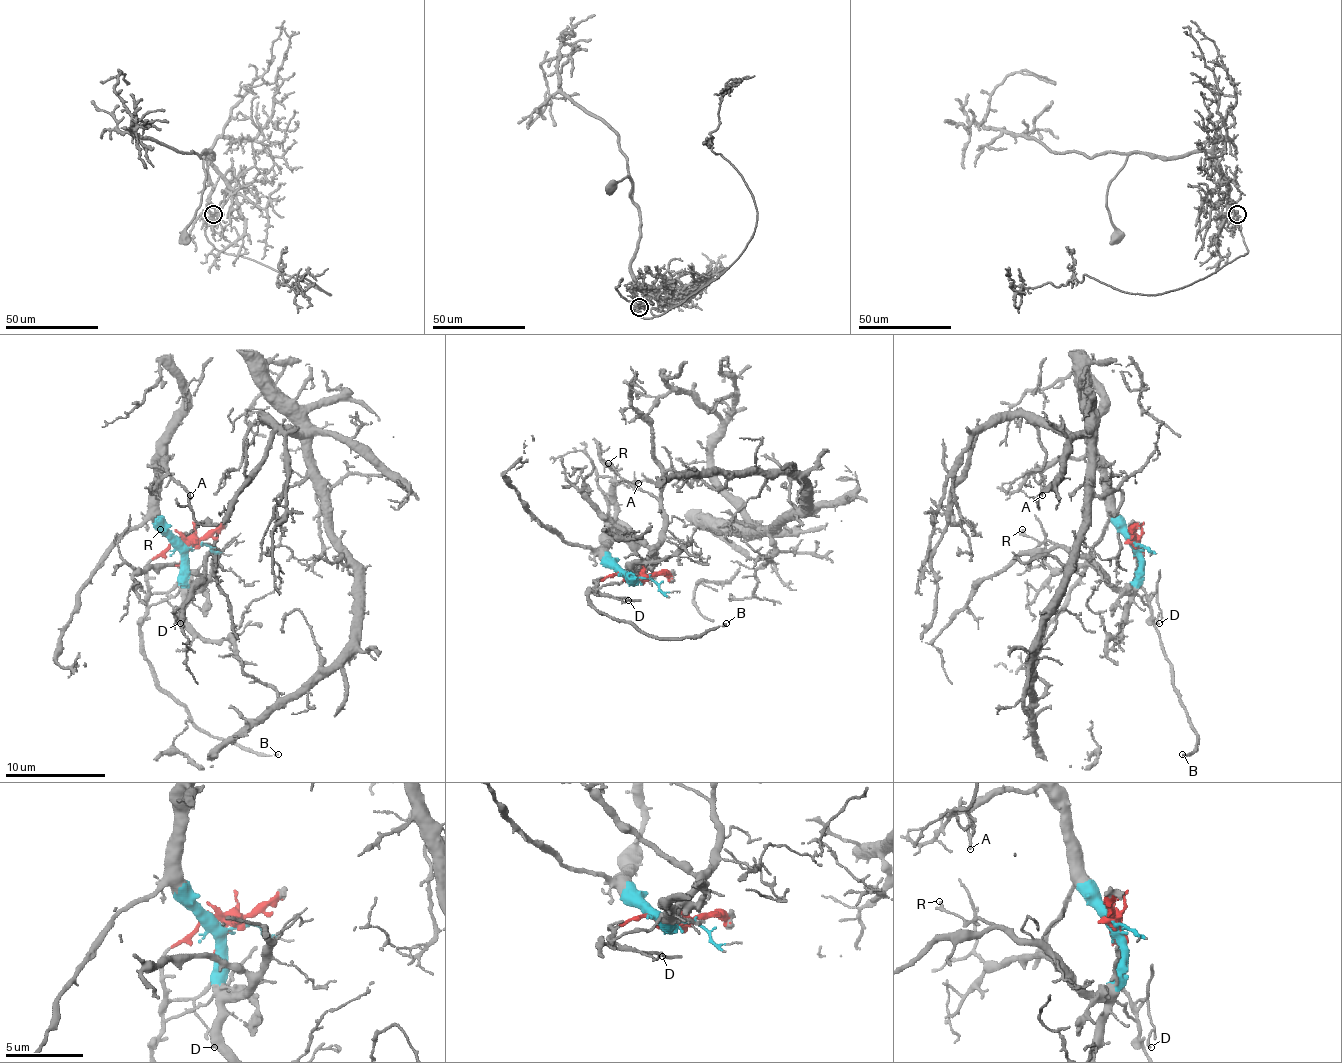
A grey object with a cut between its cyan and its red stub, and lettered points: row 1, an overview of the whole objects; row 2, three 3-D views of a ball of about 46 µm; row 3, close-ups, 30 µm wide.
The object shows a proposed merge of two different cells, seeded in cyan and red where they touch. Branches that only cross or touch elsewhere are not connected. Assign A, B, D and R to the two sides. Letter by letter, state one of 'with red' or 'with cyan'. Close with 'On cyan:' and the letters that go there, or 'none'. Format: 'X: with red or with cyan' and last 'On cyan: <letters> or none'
A: with cyan
B: with red
D: with red
R: with cyan
On cyan: A, R

